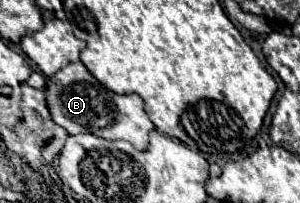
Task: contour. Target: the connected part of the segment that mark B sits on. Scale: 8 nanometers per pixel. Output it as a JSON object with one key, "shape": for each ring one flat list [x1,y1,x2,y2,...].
{"shape":[[78,61,68,63,62,71,46,83,46,105,50,111,52,121,64,127,70,135,76,133,92,133,104,139,124,139,130,141,136,149,144,151,148,147,148,133,154,129,152,121,144,113,144,103,136,93,118,95,106,89,96,77]]}

